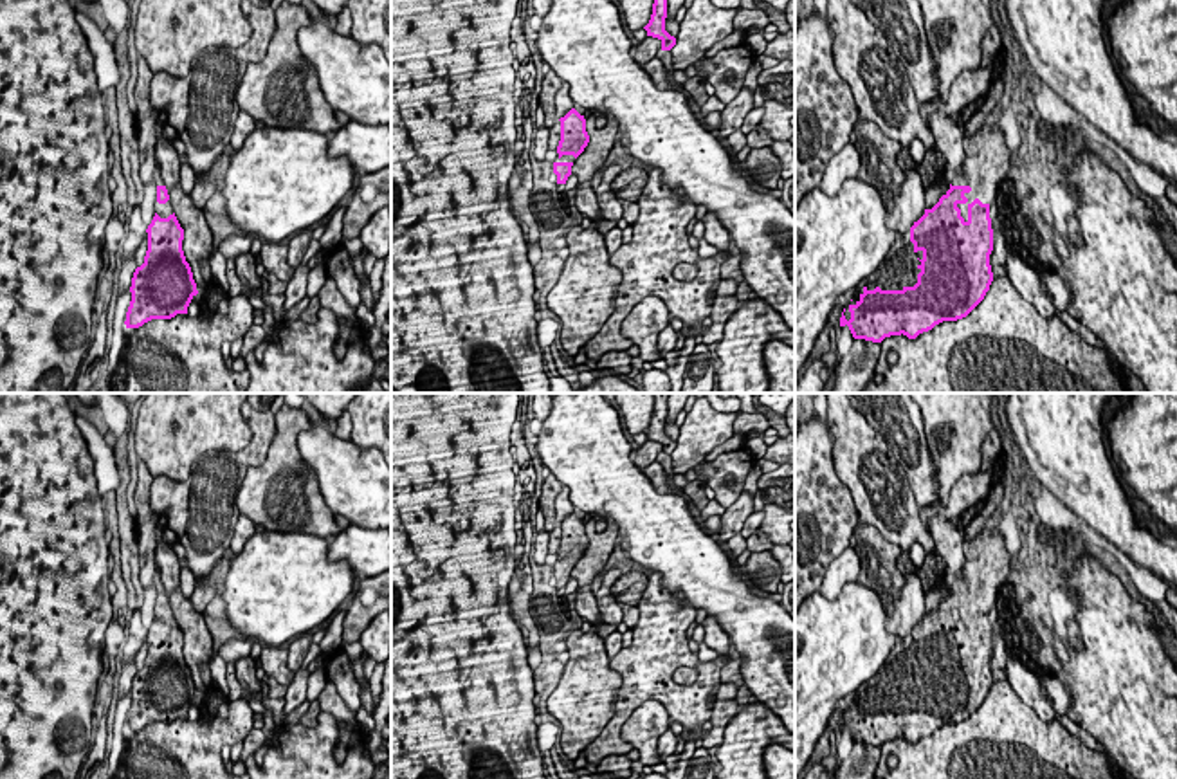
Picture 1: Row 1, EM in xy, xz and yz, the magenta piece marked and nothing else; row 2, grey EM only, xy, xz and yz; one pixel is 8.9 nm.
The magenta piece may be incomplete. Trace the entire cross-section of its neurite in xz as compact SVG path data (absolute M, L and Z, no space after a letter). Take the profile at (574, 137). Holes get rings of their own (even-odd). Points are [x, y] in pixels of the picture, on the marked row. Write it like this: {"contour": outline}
{"contour": "M571 108L561 121L561 141L557 146L559 157L553 162L553 173L557 175L557 184L566 184L571 175L571 166L577 157L584 151L589 142L586 132L586 119L575 108Z"}

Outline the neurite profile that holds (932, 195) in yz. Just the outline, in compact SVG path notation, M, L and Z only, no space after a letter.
M944 164L941 170L941 179L928 189L925 189L925 209L932 209L939 202L939 198L946 195L952 184L952 177L952 170L948 168L948 164Z

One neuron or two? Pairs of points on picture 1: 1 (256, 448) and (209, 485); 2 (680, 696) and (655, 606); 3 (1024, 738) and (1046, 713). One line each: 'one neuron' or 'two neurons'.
1: one neuron
2: one neuron
3: two neurons

